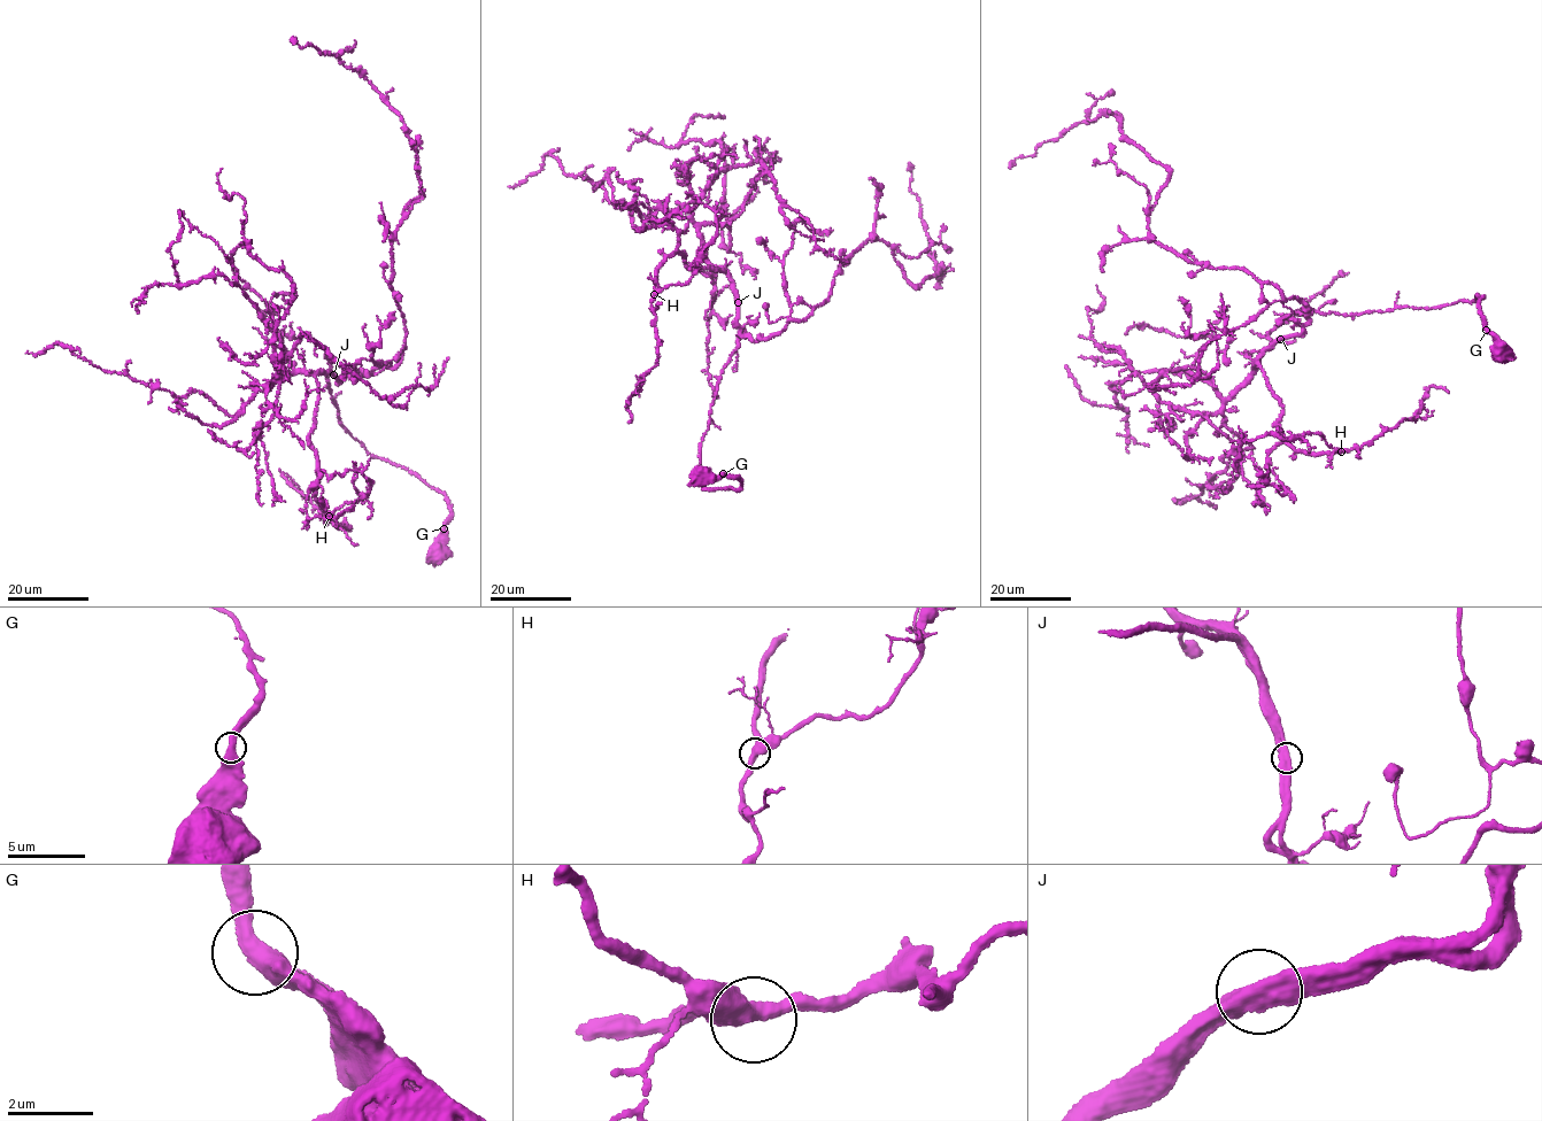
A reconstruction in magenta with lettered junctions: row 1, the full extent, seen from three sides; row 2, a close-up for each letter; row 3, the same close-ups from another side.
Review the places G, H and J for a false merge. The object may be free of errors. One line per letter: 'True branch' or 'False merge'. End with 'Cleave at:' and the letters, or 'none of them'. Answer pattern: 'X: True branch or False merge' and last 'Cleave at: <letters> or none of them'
G: True branch
H: True branch
J: True branch
Cleave at: none of them

